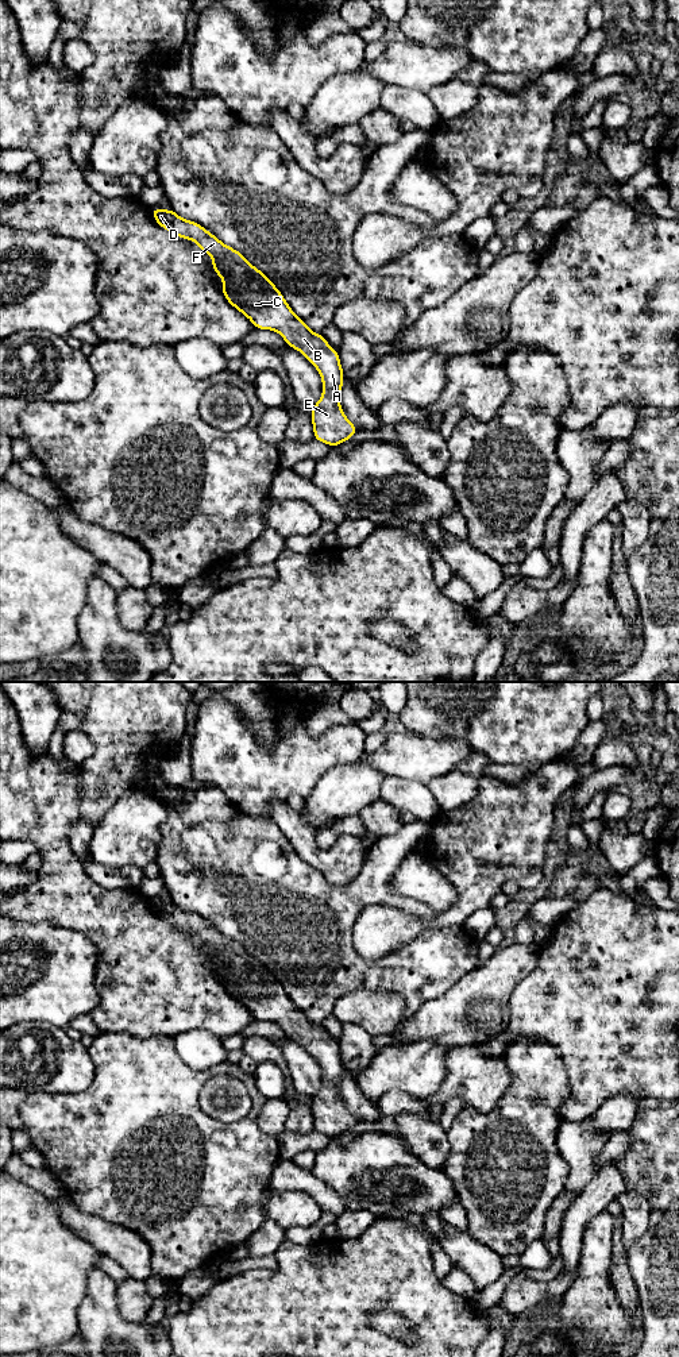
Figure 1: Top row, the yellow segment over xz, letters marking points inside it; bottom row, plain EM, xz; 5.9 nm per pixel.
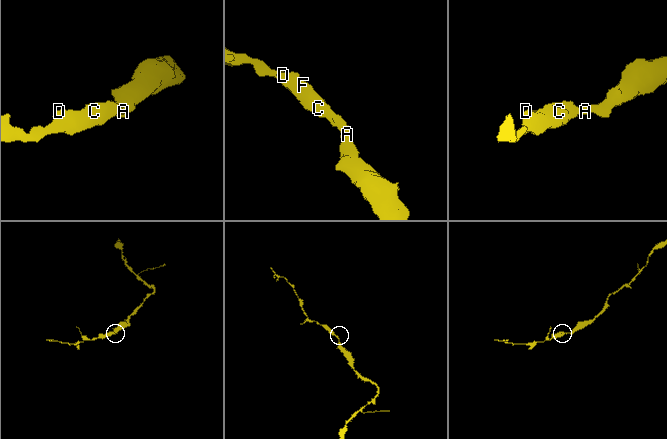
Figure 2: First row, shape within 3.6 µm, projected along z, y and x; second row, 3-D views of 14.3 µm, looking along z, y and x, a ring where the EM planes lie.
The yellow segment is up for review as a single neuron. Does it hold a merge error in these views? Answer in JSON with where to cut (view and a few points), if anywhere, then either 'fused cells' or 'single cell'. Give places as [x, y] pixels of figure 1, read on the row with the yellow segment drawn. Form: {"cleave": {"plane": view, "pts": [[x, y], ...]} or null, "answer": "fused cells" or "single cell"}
{"cleave": null, "answer": "single cell"}

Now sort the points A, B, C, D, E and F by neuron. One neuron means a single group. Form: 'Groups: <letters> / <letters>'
Groups: A B C D E F

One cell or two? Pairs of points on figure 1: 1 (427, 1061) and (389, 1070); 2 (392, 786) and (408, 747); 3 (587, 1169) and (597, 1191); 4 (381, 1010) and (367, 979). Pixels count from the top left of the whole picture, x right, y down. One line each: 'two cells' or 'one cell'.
1: one cell
2: two cells
3: two cells
4: two cells

